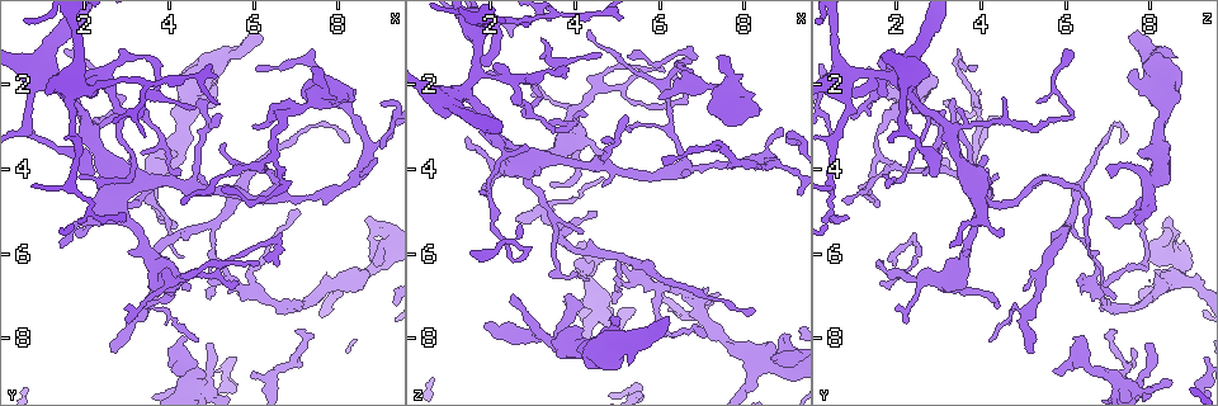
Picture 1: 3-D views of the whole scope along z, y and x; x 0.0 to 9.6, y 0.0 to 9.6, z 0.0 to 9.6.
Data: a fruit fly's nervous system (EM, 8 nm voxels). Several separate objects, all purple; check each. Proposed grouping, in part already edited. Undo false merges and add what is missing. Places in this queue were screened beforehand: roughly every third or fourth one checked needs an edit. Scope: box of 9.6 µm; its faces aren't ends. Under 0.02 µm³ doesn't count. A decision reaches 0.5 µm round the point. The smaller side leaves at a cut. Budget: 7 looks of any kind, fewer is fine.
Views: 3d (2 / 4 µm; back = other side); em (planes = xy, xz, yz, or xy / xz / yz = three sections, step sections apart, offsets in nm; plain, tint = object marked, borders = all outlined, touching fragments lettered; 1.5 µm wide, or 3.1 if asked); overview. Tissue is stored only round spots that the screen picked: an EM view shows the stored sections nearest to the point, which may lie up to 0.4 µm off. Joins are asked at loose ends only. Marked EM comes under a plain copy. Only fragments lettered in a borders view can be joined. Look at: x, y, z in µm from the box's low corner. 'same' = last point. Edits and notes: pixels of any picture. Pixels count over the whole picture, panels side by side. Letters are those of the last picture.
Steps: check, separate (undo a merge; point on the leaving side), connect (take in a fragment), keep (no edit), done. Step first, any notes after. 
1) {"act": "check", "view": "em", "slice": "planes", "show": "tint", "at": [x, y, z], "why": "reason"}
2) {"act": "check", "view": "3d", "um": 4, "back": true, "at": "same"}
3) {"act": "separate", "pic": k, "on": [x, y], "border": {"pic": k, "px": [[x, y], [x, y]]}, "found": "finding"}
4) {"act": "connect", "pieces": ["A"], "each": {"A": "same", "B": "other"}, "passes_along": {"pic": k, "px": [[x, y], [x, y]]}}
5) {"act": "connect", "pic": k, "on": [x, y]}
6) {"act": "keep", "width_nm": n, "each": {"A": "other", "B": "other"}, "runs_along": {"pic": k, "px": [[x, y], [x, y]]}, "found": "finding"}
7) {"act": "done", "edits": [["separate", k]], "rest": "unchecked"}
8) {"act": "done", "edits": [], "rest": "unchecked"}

{"act": "check", "view": "3d", "um": 4, "at": [1.95, 5.25, 7.60], "why": "an open end"}

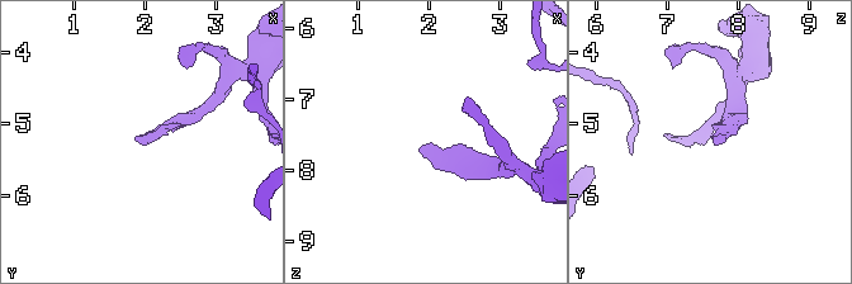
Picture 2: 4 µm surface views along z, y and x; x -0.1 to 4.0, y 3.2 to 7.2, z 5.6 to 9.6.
{"act": "check", "view": "em", "slice": "yz", "step": 8, "show": "borders", "at": [1.85, 5.20, 7.65], "why": "now the EM"}

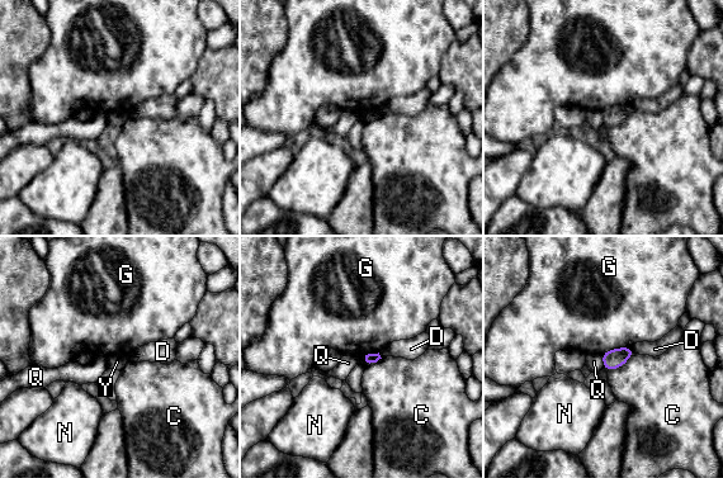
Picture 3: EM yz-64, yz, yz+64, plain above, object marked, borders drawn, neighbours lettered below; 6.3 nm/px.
{"act": "check", "view": "em", "slice": "planes", "show": "borders", "at": "same"}

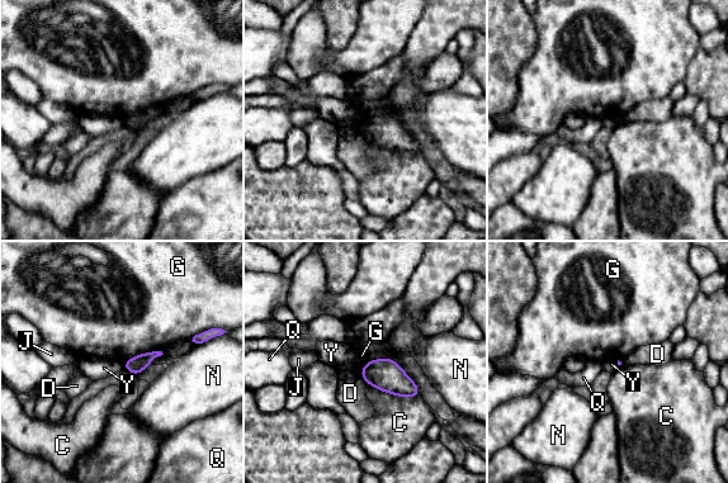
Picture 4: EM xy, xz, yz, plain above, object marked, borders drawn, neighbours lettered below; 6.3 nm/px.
{"act": "keep", "longest_contact_nm": ["C", 340], "each": {"C": "other", "D": "other", "G": "other", "J": "other", "N": "other", "Q": "other", "Y": "other"}, "border": {"pic": 4, "px": [[368, 361], [359, 372]]}, "found": "no lettered fragment goes on from it"}

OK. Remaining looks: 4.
{"act": "check", "view": "3d", "um": 2, "at": [2.65, 8.30, 5.30], "why": "branch stops here"}

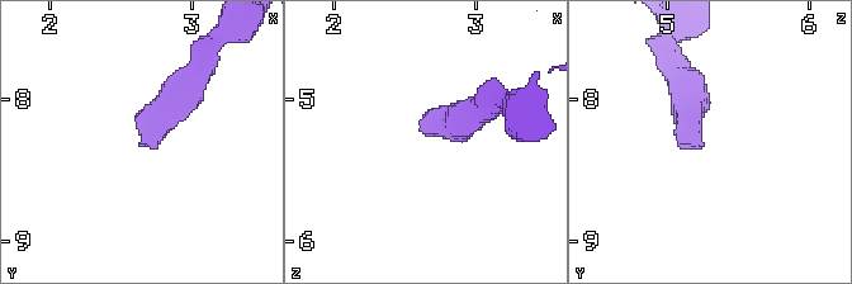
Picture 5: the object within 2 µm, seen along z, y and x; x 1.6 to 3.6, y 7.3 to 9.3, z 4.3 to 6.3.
{"act": "check", "view": "em", "slice": "yz", "step": 8, "show": "borders", "at": [2.68, 8.32, 5.26], "why": "now the EM"}

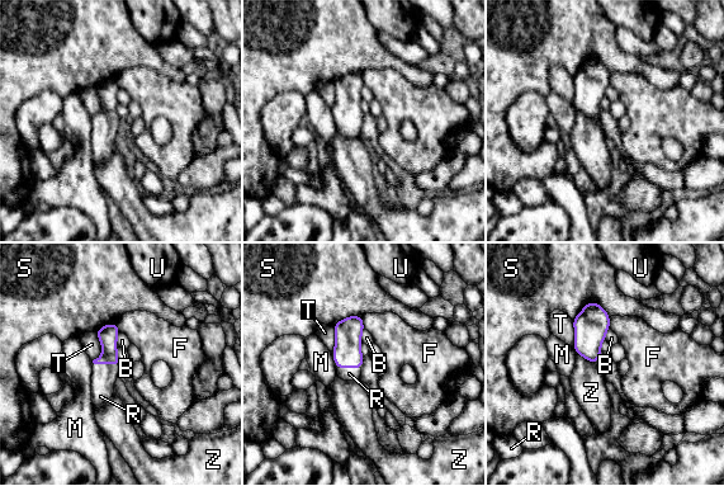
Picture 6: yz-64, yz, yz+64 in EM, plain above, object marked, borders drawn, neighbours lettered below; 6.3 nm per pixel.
{"act": "check", "view": "em", "slice": "xz", "step": 4, "show": "borders", "at": "same", "why": "cut it another way"}

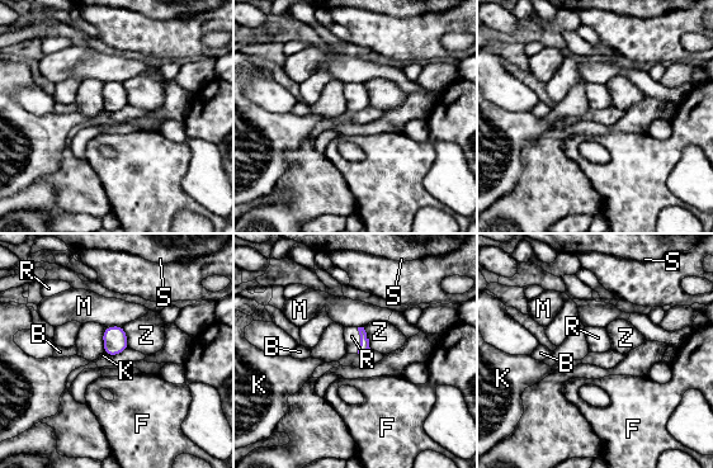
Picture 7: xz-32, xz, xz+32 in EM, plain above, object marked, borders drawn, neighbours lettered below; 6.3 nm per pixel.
{"act": "connect", "pieces": ["R"], "each": {"B": "other", "F": "other", "K": "other", "M": "other", "R": "same", "S": "other", "Z": "other"}, "passes_along": {"pic": 7, "px": [[364, 341], [360, 340], [352, 336]]}, "found": "it goes on there"}

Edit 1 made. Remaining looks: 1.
{"act": "done", "edits": [["connect", 7]], "rest": "unchecked"}

